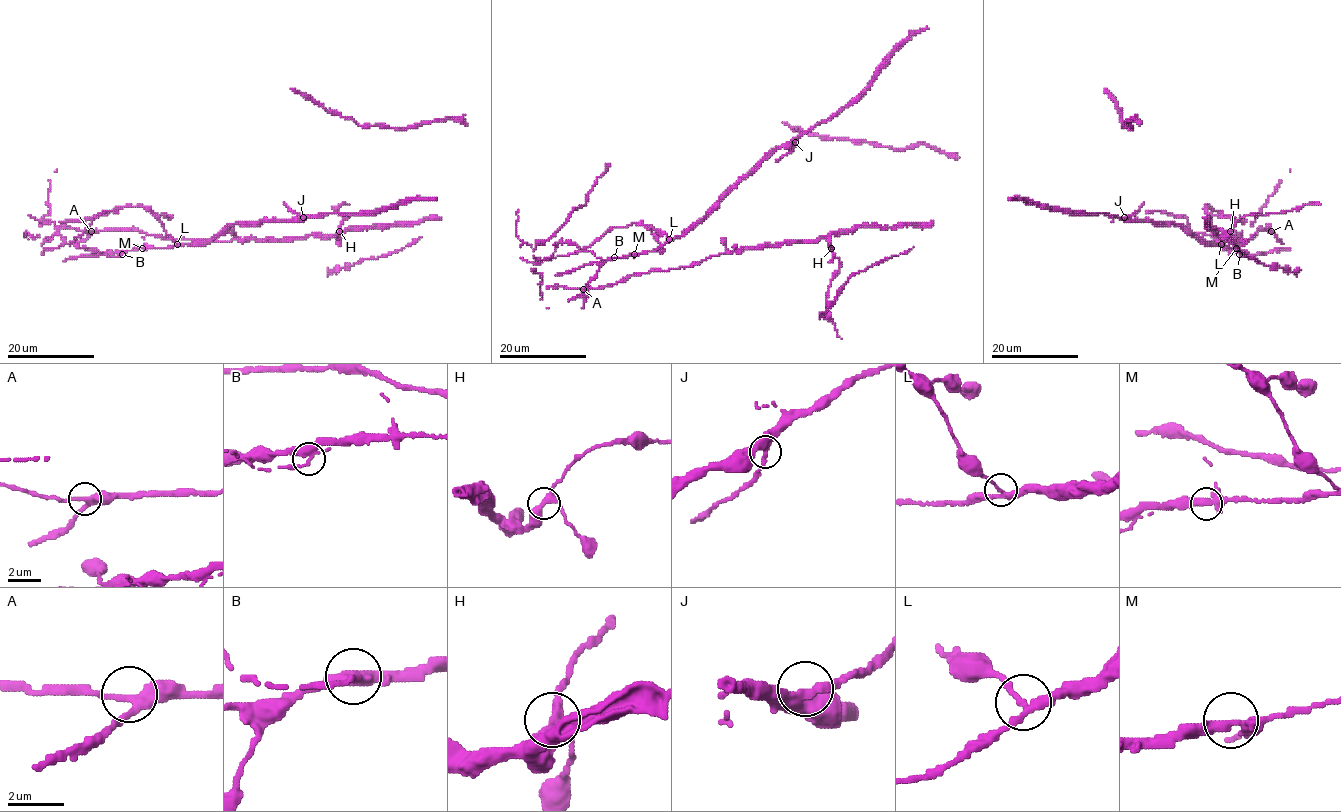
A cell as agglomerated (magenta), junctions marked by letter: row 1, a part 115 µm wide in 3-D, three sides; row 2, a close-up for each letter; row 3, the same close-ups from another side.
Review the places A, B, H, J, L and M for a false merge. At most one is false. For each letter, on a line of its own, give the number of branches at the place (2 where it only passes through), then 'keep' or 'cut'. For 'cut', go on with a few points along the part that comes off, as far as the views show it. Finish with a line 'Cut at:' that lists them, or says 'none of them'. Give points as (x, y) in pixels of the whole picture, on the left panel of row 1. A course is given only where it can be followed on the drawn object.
A: 3 | keep
B: 3 | cut
H: 3 | keep
J: 3 | keep
L: 3 | keep
M: 3 | keep
Cut at: B

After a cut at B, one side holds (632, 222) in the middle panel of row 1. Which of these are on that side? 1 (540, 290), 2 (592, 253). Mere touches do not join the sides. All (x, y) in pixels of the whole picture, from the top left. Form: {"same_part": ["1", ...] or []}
{"same_part": []}

